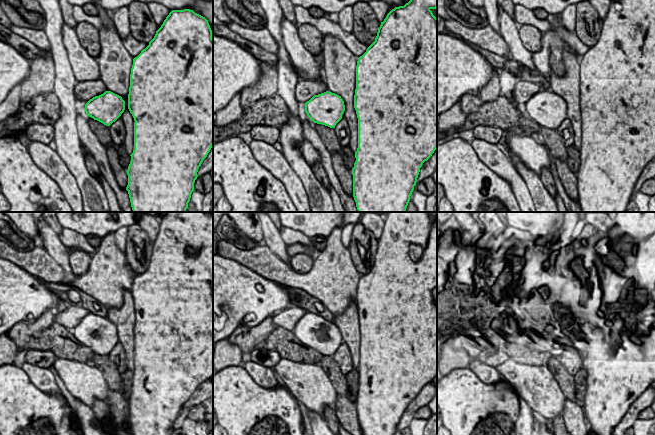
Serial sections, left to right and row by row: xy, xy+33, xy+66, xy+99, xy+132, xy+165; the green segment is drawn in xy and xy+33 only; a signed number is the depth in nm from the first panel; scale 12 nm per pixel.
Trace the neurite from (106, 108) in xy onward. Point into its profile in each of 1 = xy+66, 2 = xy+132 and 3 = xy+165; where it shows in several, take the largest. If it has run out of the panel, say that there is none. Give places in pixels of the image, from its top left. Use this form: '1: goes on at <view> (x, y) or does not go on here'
1: goes on at xy+66 (547, 109)
2: goes on at xy+132 (326, 334)
3: goes on at xy+165 (542, 336)

